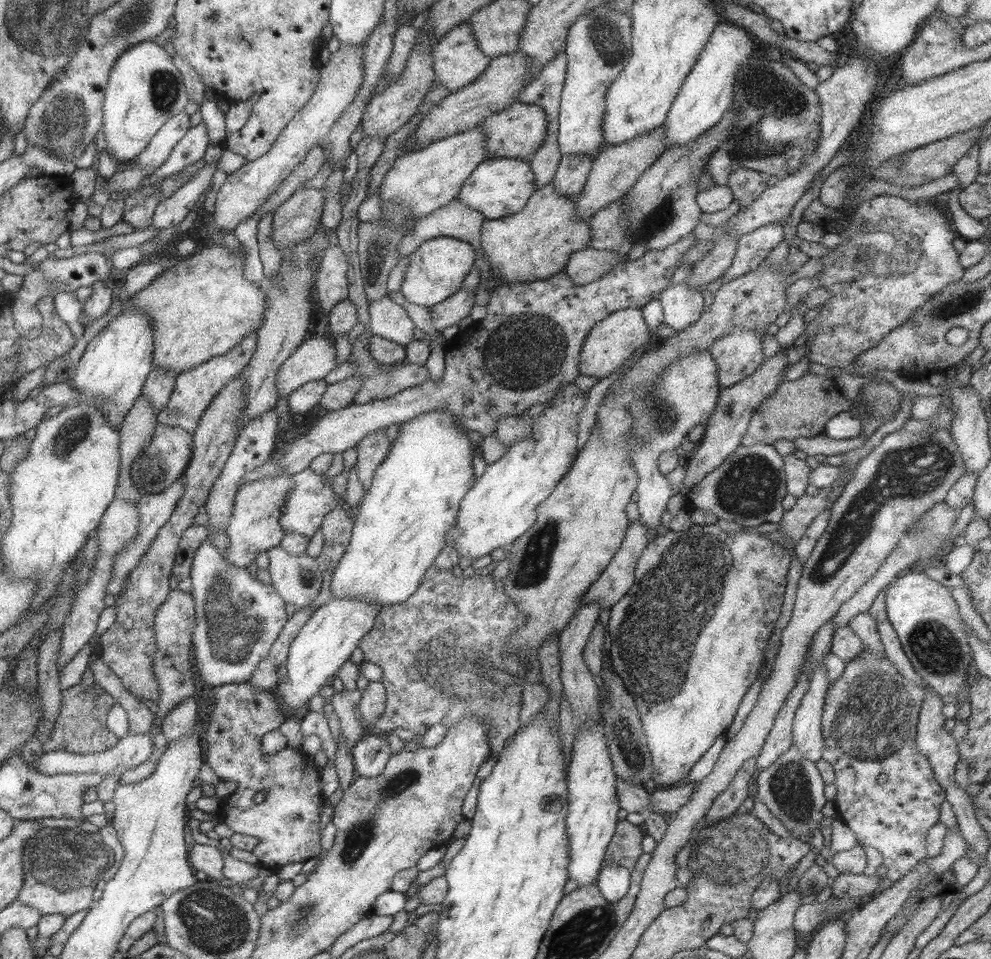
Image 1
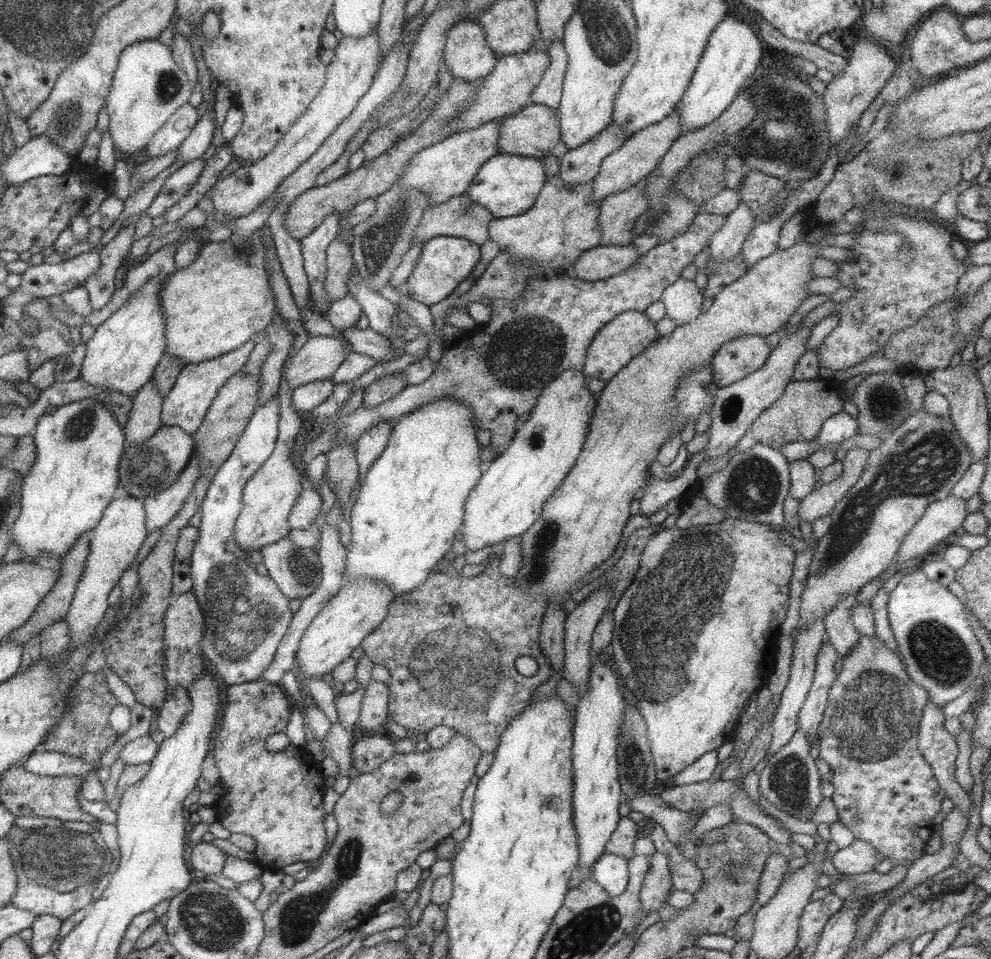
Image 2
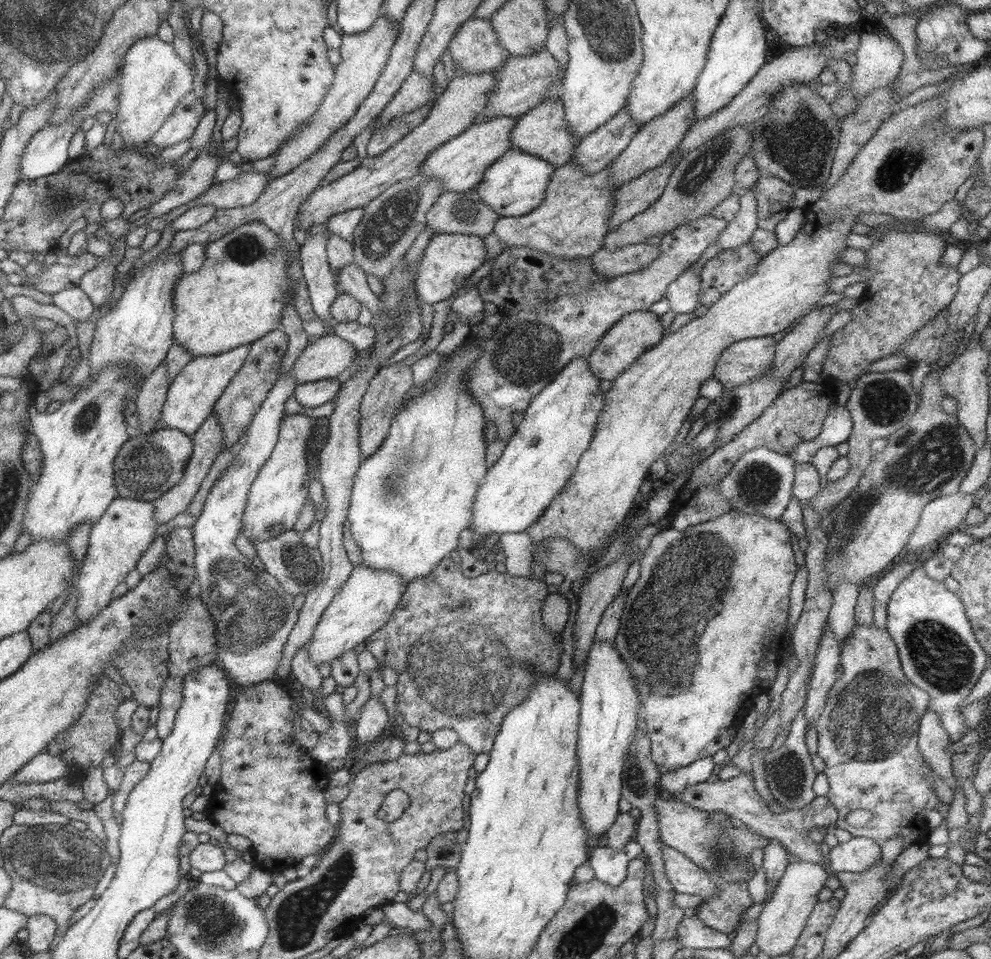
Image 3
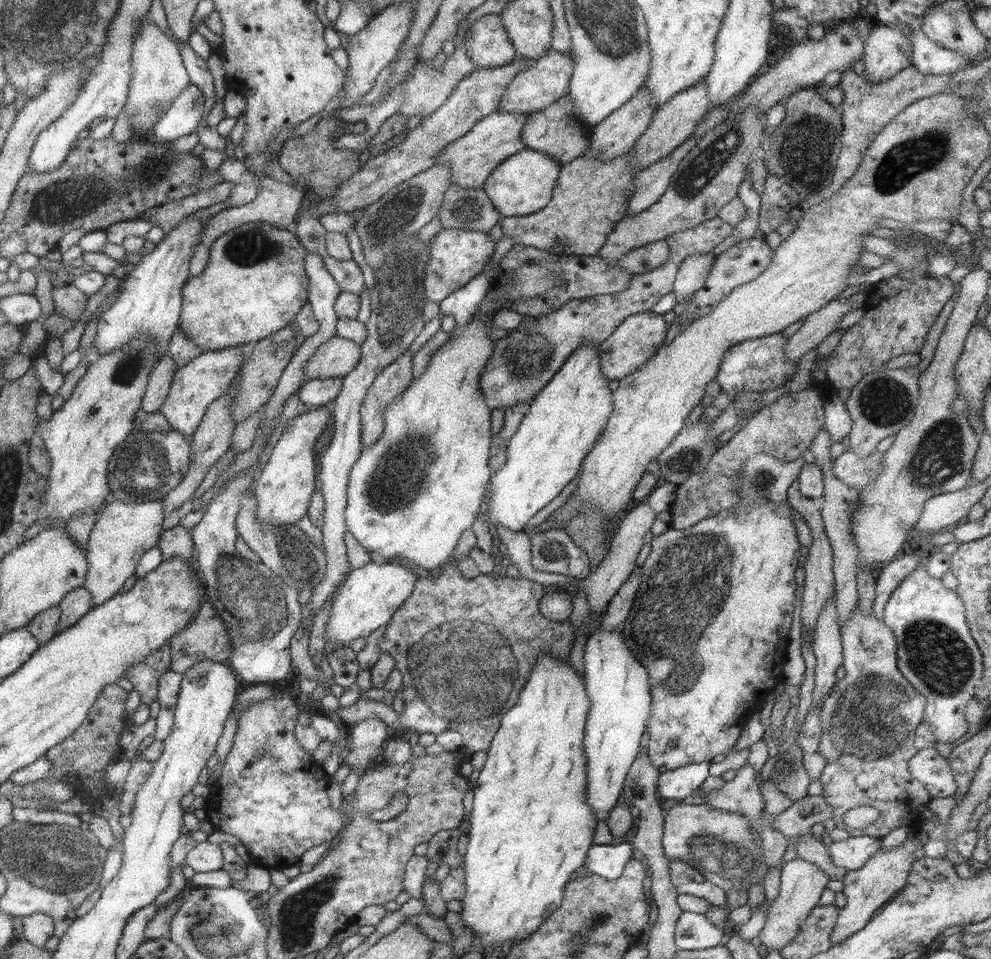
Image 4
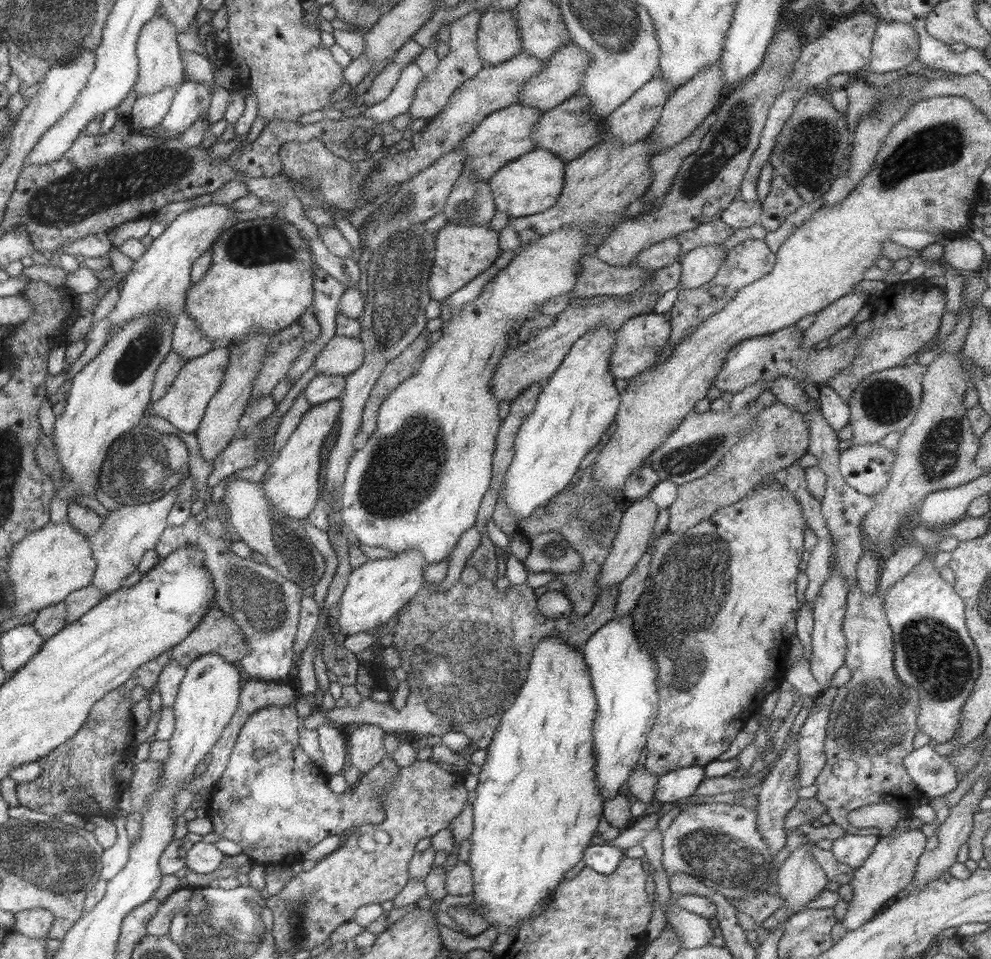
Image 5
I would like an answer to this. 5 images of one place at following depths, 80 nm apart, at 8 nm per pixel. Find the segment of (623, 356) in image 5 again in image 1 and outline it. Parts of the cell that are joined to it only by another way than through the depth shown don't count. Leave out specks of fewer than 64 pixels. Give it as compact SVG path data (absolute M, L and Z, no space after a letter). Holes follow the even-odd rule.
M631 307L611 312L611 315L589 329L580 350L578 371L585 376L605 378L611 372L615 372L615 368L619 368L625 360L630 358L631 353L639 346L643 346L651 336L652 333L647 330L647 326L643 322L640 309Z

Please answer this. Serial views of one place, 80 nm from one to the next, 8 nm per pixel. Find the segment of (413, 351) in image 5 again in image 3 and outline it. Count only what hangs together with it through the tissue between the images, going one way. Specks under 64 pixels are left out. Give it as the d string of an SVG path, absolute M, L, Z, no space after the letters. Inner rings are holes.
M402 361L392 363L391 365L383 365L371 378L367 386L365 395L360 401L358 435L359 448L362 460L379 448L396 410L403 401L403 396L414 386L413 374L410 367Z

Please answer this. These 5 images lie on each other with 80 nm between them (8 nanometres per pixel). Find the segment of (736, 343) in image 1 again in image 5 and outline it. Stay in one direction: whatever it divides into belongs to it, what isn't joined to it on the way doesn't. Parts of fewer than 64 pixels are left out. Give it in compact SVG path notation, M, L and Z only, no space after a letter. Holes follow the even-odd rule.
M869 321L856 324L854 332L848 340L840 342L835 346L826 346L816 350L815 347L800 347L801 330L797 330L794 325L781 328L777 332L766 333L765 336L755 336L754 338L741 340L734 344L726 353L726 359L721 370L715 375L712 384L717 390L725 393L735 394L741 392L744 387L755 384L759 380L765 380L765 390L770 390L771 383L781 375L785 375L798 381L807 380L821 388L838 372L850 365L856 357L856 346L859 341L863 341L871 333Z

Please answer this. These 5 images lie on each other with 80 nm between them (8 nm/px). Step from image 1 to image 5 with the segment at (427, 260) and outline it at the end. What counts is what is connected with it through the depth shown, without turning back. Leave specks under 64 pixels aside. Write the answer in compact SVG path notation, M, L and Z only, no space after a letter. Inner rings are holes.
M447 222L435 232L434 237L436 249L427 282L431 300L443 302L453 292L475 279L475 276L485 273L500 255L498 232L489 224L462 225Z

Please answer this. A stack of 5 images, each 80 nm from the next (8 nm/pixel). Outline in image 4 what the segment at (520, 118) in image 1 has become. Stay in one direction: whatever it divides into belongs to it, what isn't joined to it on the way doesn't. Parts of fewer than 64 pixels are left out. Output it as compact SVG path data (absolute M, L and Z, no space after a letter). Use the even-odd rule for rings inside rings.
M565 94L539 112L531 112L526 118L520 137L527 148L544 152L560 165L581 156L587 146L590 130L574 115L574 102Z

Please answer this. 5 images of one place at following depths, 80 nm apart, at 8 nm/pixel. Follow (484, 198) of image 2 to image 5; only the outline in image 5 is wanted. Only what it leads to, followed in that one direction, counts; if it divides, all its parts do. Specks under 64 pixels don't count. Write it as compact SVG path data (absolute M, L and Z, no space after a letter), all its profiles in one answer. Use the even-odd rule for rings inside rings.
M537 147L504 164L487 180L496 209L509 217L521 217L551 208L564 183L565 163L554 152Z

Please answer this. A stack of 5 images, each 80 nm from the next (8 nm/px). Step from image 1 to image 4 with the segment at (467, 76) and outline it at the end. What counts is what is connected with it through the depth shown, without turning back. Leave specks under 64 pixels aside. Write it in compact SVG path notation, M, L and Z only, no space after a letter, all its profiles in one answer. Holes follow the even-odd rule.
M490 14L478 18L471 24L468 34L464 40L467 54L476 68L495 68L510 64L515 58L515 47L509 40L505 27L501 24L498 14Z

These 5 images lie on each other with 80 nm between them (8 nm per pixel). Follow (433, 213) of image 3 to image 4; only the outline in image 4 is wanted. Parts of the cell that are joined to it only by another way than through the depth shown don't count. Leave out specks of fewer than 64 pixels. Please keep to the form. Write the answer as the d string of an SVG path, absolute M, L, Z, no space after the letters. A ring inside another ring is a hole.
M451 183L435 217L440 220L442 228L464 228L487 233L498 221L499 213L483 187L463 188Z

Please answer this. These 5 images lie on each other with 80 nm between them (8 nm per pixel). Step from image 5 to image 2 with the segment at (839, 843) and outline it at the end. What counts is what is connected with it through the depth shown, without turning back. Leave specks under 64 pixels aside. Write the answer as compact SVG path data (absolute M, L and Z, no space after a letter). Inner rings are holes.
M853 839L846 847L838 848L830 860L838 873L863 875L874 870L878 854L878 850L867 841Z

